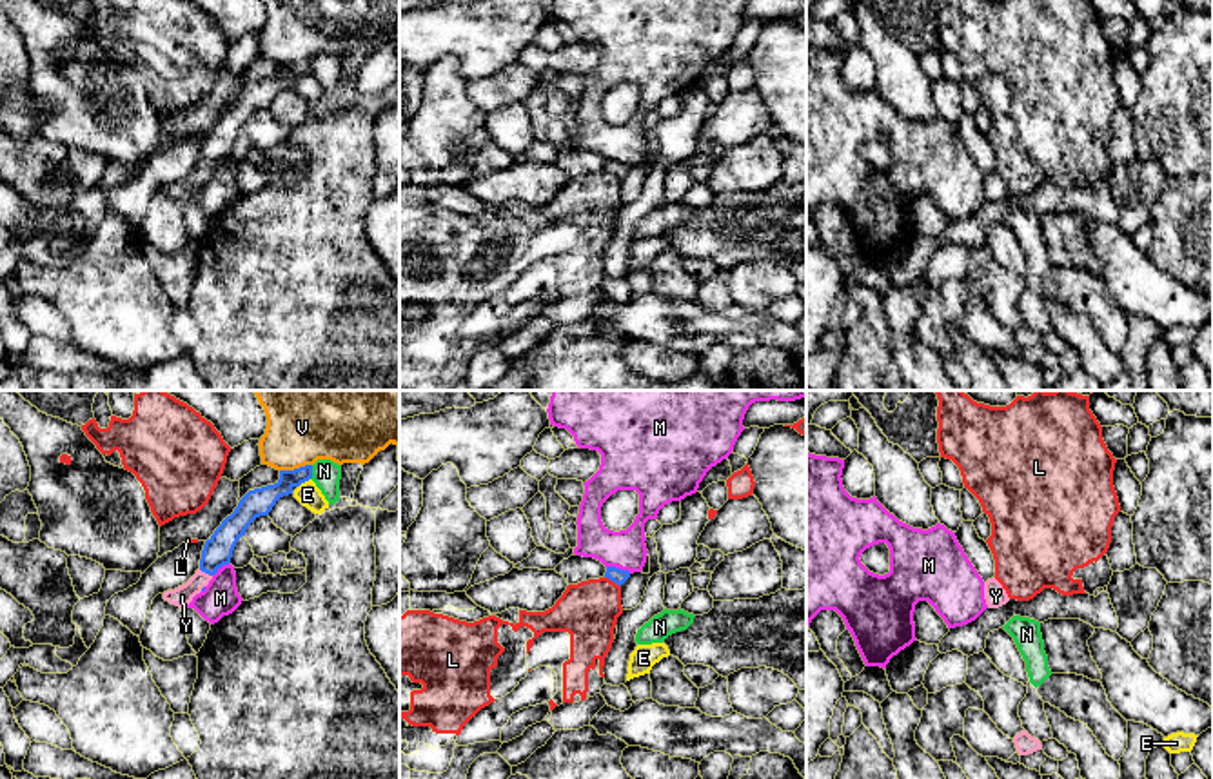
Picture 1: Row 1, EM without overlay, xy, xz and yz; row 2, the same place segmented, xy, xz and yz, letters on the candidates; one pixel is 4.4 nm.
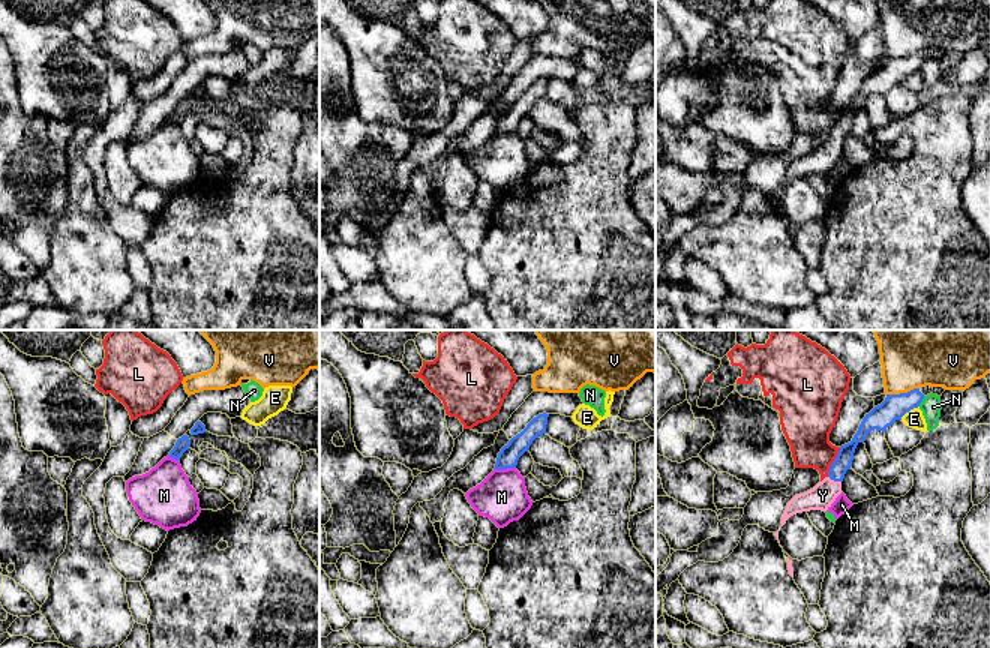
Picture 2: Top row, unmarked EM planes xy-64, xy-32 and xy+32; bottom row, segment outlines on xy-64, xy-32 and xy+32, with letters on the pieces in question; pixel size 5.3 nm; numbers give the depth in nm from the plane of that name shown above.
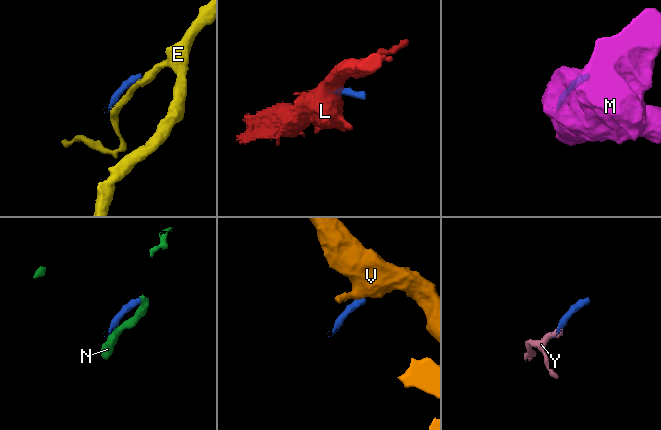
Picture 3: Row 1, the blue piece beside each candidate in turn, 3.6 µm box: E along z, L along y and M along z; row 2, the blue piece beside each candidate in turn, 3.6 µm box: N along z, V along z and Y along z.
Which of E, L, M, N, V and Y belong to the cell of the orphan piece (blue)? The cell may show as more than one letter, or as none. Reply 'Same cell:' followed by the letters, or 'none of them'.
Same cell: Y

